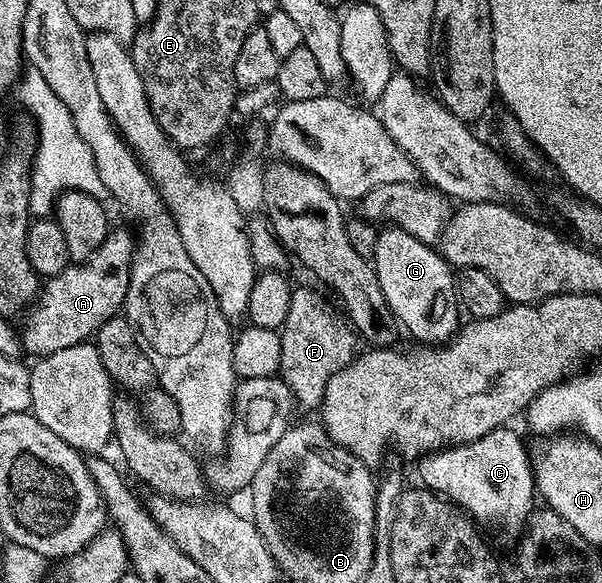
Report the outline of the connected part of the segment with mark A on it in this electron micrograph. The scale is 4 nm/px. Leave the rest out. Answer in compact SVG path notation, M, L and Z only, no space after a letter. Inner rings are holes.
M125 230L108 232L107 238L97 247L97 251L88 261L68 264L56 277L46 278L41 292L34 305L26 314L27 326L21 329L21 345L24 350L35 353L36 358L47 357L53 351L61 351L65 347L82 345L94 338L99 328L110 317L116 316L123 308L123 300L127 298L127 288L131 278L131 258L135 255L136 242Z

